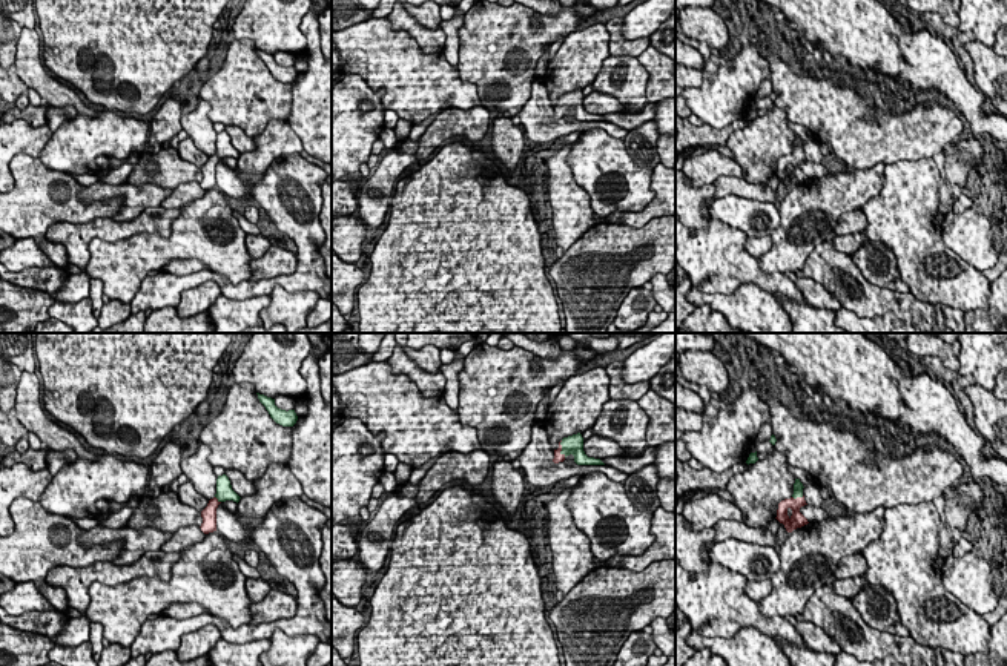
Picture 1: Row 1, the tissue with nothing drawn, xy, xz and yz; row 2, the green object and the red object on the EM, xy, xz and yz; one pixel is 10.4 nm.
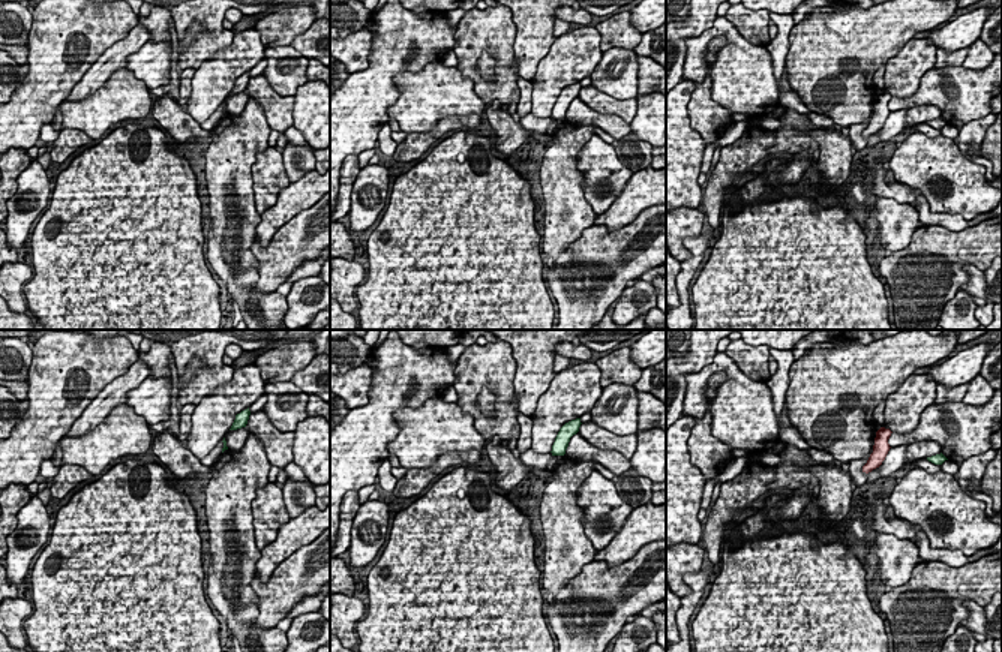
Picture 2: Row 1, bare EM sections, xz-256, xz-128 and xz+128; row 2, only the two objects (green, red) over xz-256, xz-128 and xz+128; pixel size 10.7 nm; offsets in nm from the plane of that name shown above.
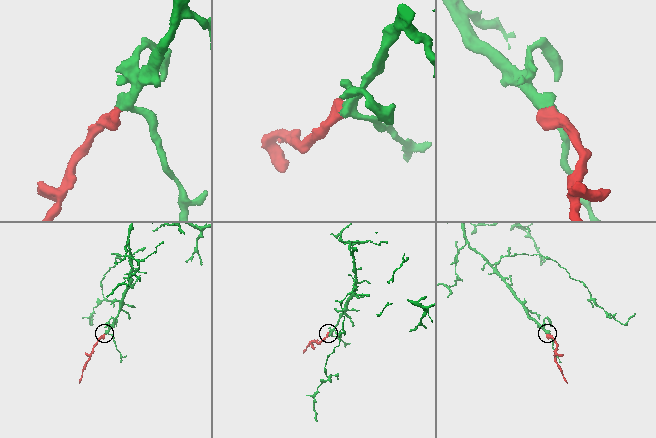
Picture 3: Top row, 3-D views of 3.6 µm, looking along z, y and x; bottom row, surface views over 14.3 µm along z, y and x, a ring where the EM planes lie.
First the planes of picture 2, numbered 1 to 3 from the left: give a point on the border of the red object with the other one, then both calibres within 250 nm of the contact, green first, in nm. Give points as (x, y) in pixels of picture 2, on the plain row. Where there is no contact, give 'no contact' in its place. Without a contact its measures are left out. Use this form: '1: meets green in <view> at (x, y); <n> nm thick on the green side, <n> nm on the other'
1: no contact
2: no contact
3: no contact

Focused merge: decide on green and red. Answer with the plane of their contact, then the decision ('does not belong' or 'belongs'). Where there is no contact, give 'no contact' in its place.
contact in xz; belongs

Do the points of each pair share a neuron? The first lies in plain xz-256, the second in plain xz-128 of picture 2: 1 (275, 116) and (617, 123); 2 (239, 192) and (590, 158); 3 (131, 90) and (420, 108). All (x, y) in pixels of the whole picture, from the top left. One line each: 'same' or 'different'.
1: different
2: different
3: same

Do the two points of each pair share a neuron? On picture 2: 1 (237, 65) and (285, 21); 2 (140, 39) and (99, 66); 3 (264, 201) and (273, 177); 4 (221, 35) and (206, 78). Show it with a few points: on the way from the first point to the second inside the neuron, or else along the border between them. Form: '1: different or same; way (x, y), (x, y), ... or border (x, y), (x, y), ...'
1: different; border (255, 27), (260, 41), (266, 47)
2: same; way (129, 45), (110, 60)
3: same; way (266, 195), (267, 183)
4: different; border (233, 38), (228, 45), (216, 50), (203, 62)

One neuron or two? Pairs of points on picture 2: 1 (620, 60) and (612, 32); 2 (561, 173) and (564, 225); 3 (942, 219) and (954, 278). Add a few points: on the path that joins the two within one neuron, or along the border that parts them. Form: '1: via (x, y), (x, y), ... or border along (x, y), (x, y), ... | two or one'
1: border along (632, 50), (608, 48), (603, 51) | two
2: via (561, 186), (564, 212) | one
3: border along (978, 222), (957, 231), (924, 225) | two

